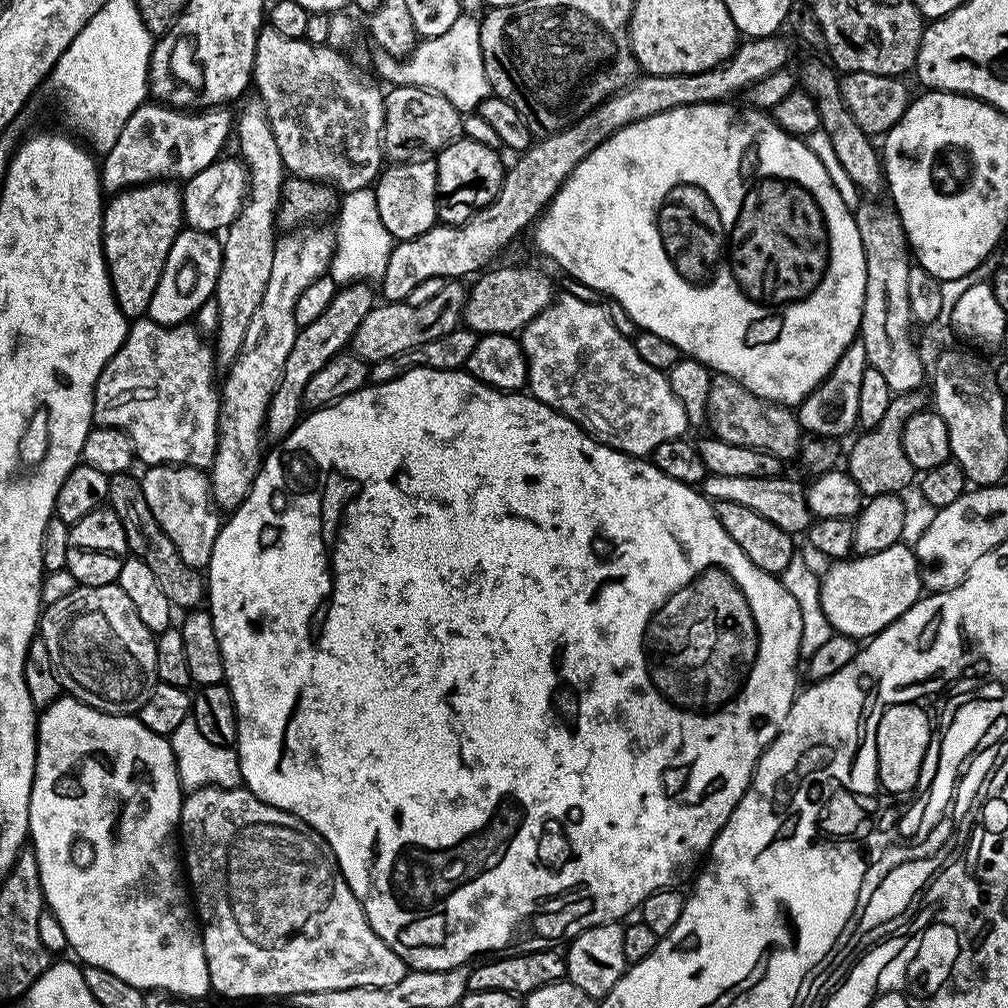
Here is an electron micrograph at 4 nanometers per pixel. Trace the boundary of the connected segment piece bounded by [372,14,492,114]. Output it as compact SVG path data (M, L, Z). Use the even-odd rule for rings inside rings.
M461 14L452 26L433 36L430 40L419 41L411 55L402 59L384 49L377 49L372 58L375 75L393 87L414 85L440 93L462 114L475 111L492 92L485 76L485 63L482 62L479 19L472 14Z

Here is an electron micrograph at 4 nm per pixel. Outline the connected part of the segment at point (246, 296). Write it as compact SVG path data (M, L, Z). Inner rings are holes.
M259 98L251 99L243 101L244 109L240 116L238 112L234 120L234 140L240 143L239 155L248 170L248 194L242 210L222 236L221 272L214 293L214 299L218 302L214 351L216 363L220 366L231 366L238 358L242 342L246 342L246 326L250 326L250 318L254 318L254 310L258 310L258 302L262 302L266 282L270 282L278 239L280 194L286 179L282 154L278 150L278 142L274 142L272 122L266 114L264 103Z

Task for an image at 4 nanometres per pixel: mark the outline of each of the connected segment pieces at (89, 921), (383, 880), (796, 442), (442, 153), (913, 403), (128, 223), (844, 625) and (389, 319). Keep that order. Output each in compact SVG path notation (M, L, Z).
M64 694L39 713L36 726L36 773L30 794L30 818L28 835L30 851L38 858L38 874L44 891L47 911L58 918L58 923L66 933L66 942L81 965L98 970L110 970L110 974L130 982L130 986L141 990L173 992L175 996L201 998L209 995L212 983L206 962L206 950L202 929L194 911L194 900L186 883L186 872L182 867L182 856L178 851L178 829L180 827L180 806L182 789L172 745L154 730L146 727L135 715L115 716L109 712L99 712L86 706L80 700Z
M412 366L412 369L410 369L410 370L409 370L409 372L408 372L408 369L407 369L407 370L404 370L404 371L401 371L401 373L400 373L400 375L398 375L398 376L396 376L396 377L395 377L395 378L393 378L393 379L392 379L392 380L391 380L391 381L390 381L390 382L382 382L382 383L381 383L381 384L373 384L373 383L369 383L369 384L368 384L368 385L367 385L367 386L365 386L365 387L363 387L363 388L360 388L360 389L358 389L358 391L356 391L356 392L355 392L355 393L354 393L354 394L350 394L350 395L349 395L349 396L347 396L347 397L346 397L346 398L342 398L342 399L341 399L341 400L339 400L339 401L338 401L338 402L334 402L334 403L333 403L333 404L331 404L331 405L330 405L330 406L326 406L326 407L325 407L325 408L317 408L317 409L315 409L315 410L312 410L312 411L309 411L309 412L308 412L308 413L307 413L307 415L305 415L305 416L304 416L304 417L303 417L303 419L301 419L301 421L300 421L300 423L299 423L299 424L297 424L297 425L296 425L296 429L295 429L295 430L294 430L294 431L292 431L292 433L290 433L290 435L288 435L288 437L286 437L286 438L285 438L285 439L284 439L284 440L282 440L282 441L279 441L279 444L278 444L278 446L276 446L276 447L273 447L273 448L276 448L276 449L274 449L274 450L273 450L273 452L272 452L272 453L270 453L270 454L269 454L269 456L268 456L268 453L267 453L267 455L265 455L265 456L264 456L264 457L263 457L263 460L262 460L262 467L261 467L261 469L260 469L260 471L259 471L259 472L257 472L257 473L256 473L256 477L255 477L255 478L254 478L254 482L253 482L253 483L252 483L252 489L250 489L250 491L249 491L249 492L248 492L248 497L246 497L246 499L245 499L245 500L244 500L244 501L242 501L242 502L241 502L241 504L240 504L240 505L238 505L238 506L237 506L237 507L236 507L236 511L235 511L235 512L233 512L233 513L231 513L231 515L229 515L229 516L228 516L228 517L227 517L227 519L225 519L225 520L224 520L224 521L223 521L223 523L221 523L221 526L220 526L220 533L219 533L219 534L218 534L218 538L214 538L214 554L210 554L210 562L209 562L209 563L208 563L208 567L207 567L207 569L206 569L206 610L207 610L207 611L208 611L208 612L209 612L209 614L210 614L210 615L211 615L211 616L212 616L212 621L213 621L213 622L214 622L214 634L218 634L218 646L219 646L219 647L220 647L220 649L221 649L221 650L222 650L222 666L223 666L223 667L224 667L224 683L225 683L225 684L227 684L227 685L228 685L228 689L229 689L229 690L230 690L230 694L231 694L231 695L232 695L232 697L233 697L233 698L234 698L234 710L235 710L235 711L236 711L236 742L235 742L235 745L234 745L234 751L235 751L235 754L236 754L236 757L238 757L238 759L240 759L240 779L241 779L241 781L242 781L242 784L243 784L243 787L245 787L245 788L247 788L247 789L248 789L248 791L250 791L250 792L252 792L252 793L254 793L254 794L255 794L255 796L256 796L256 797L258 797L258 798L259 798L259 800L261 800L261 801L262 801L262 802L266 802L266 803L267 803L267 804L269 804L269 805L270 805L270 806L274 806L274 807L275 807L275 808L277 808L277 809L278 809L278 810L286 810L286 811L287 811L287 812L289 812L289 813L290 813L290 814L294 814L294 815L295 815L295 816L296 816L296 817L297 817L297 818L298 818L298 819L300 819L300 822L301 822L301 824L303 824L303 825L305 825L305 826L307 826L307 827L309 827L309 828L311 828L311 829L312 829L312 831L313 831L313 832L315 832L315 833L316 833L316 835L317 835L317 836L320 836L320 837L322 837L322 838L323 838L323 840L324 840L324 841L325 841L325 842L326 842L326 843L327 843L327 844L329 844L329 845L330 845L330 846L331 846L331 847L332 847L332 853L333 853L333 854L334 854L334 858L335 858L335 859L336 859L336 861L337 861L337 862L338 862L338 866L339 866L339 867L340 867L340 873L341 873L341 874L342 874L342 875L343 875L343 876L344 876L344 877L345 877L345 878L346 878L346 882L347 882L347 883L348 883L348 885L349 885L349 886L350 886L350 890L351 890L351 891L352 891L352 893L354 893L354 895L356 895L356 897L357 897L357 898L358 898L358 902L359 902L359 903L360 903L360 905L361 905L361 906L362 906L362 910L363 910L363 911L364 911L364 913L365 913L365 914L366 914L366 918L367 918L367 919L368 919L368 921L369 921L369 922L370 922L370 926L371 926L371 927L372 927L372 929L373 929L373 930L374 930L374 931L376 931L376 933L377 933L377 934L378 934L378 938L382 938L382 942L386 942L386 946L390 946L390 950L394 950L394 954L398 954L398 958L402 958L402 959L403 959L403 960L404 960L404 962L405 962L405 964L407 964L407 965L408 965L408 967L409 967L409 969L412 969L412 970L415 970L415 971L418 971L418 972L425 972L425 971L426 971L426 970L450 970L450 969L451 969L451 968L458 968L458 967L461 967L461 966L464 966L464 965L467 965L467 964L468 964L468 963L469 963L469 962L468 962L468 961L467 961L467 960L472 960L472 959L473 959L473 960L472 960L472 961L475 961L475 960L476 960L476 959L477 959L477 958L480 958L480 957L483 957L483 956L484 956L484 955L485 955L485 954L500 954L500 953L503 953L503 952L504 952L504 951L505 951L505 949L507 949L507 948L504 948L504 947L506 947L506 946L507 946L507 944L508 944L508 943L510 943L510 942L511 942L511 940L512 940L512 939L514 939L514 938L515 938L515 936L516 936L516 931L518 931L518 930L519 930L519 928L520 928L520 927L522 927L522 926L523 926L523 924L524 924L524 923L526 923L526 922L527 922L527 920L532 920L532 924L533 924L533 926L534 926L534 927L536 927L536 932L537 932L537 934L538 934L538 935L540 935L540 936L541 936L541 938L542 938L542 939L544 939L544 940L541 940L541 941L544 941L544 942L552 942L552 941L548 941L548 940L556 940L556 939L558 939L558 938L559 938L559 936L561 936L561 938L562 938L562 939L564 939L564 942L568 942L568 941L571 941L571 939L572 939L572 937L574 937L574 936L577 936L577 934L578 934L578 933L579 933L579 932L584 932L584 931L585 931L585 930L586 930L586 929L588 929L588 928L589 928L589 927L590 927L590 926L598 926L598 925L599 925L599 924L610 924L610 923L613 923L613 922L620 922L620 921L623 921L623 920L624 920L624 919L625 919L625 917L623 917L623 916L624 916L624 915L626 915L626 914L627 914L627 912L632 912L632 913L635 913L635 912L636 912L636 911L637 911L637 909L639 909L639 906L640 906L640 903L641 903L641 902L642 902L642 901L644 901L644 899L645 899L645 898L646 898L646 897L647 897L647 896L649 896L649 895L650 895L650 894L654 894L654 893L655 893L655 892L657 892L657 891L658 891L658 890L662 890L662 889L663 889L663 888L671 888L671 887L673 887L673 885L675 885L675 884L676 884L676 883L677 883L677 881L676 881L676 879L678 879L678 878L679 878L679 876L680 876L680 872L684 872L684 871L686 871L686 870L687 870L687 868L688 868L688 867L690 867L690 866L691 866L691 864L692 864L692 863L694 863L694 862L695 862L695 860L696 860L696 859L698 859L698 858L699 858L699 856L700 856L700 859L701 859L701 857L703 857L703 856L704 856L704 855L705 855L705 853L707 853L707 851L708 851L708 849L709 849L709 848L711 848L711 846L712 846L712 843L713 843L713 842L714 842L714 838L715 838L715 837L716 837L716 835L717 835L717 834L719 834L719 832L721 832L721 831L722 831L722 830L723 830L723 829L724 829L724 827L725 827L725 826L726 826L726 822L727 822L727 821L728 821L728 819L729 819L729 818L730 818L730 814L731 814L731 813L732 813L732 811L734 811L734 810L735 810L735 809L736 809L736 807L737 807L737 806L738 806L738 802L739 802L739 801L740 801L740 799L742 799L742 797L743 797L743 796L744 796L744 791L745 791L745 790L747 790L747 789L748 789L748 783L750 783L750 782L751 782L751 780L752 780L752 775L753 775L753 774L754 774L754 770L755 770L755 769L756 769L756 764L757 764L757 763L758 763L758 761L760 761L760 756L761 756L761 754L763 754L763 752L764 752L764 750L765 750L765 748L767 748L767 746L768 746L768 743L770 743L770 742L771 742L771 740L772 740L772 739L773 739L773 738L774 738L774 737L775 737L775 736L777 736L777 734L778 734L778 733L779 733L779 732L780 732L780 727L781 727L781 726L783 726L783 725L784 725L784 723L785 723L785 722L786 722L786 718L787 718L787 717L788 717L788 711L789 711L789 710L790 710L790 706L791 706L791 705L792 705L792 701L793 701L793 700L795 700L795 699L796 699L796 697L797 697L797 695L798 695L798 687L797 687L797 688L796 688L796 663L798 663L798 662L799 662L799 663L801 663L801 660L802 660L802 657L801 657L801 655L800 655L800 652L799 652L799 639L800 639L800 638L802 638L802 632L803 632L803 618L802 618L802 614L801 614L801 613L800 613L800 608L799 608L799 606L798 606L798 604L797 604L797 603L796 603L796 602L795 602L795 600L794 600L794 598L792 598L792 597L791 597L791 596L790 596L790 594L789 594L789 593L788 593L788 592L787 592L787 590L785 590L785 589L784 589L784 587L783 587L783 585L782 585L782 584L781 584L781 581L780 581L780 580L779 580L779 579L777 579L777 577L776 577L776 576L775 576L775 575L773 575L773 573L771 573L771 572L763 572L763 571L762 571L762 569L761 569L761 568L759 568L759 567L758 567L758 566L754 566L754 562L750 562L750 558L746 558L746 554L742 554L742 549L740 549L740 548L739 548L739 546L738 546L738 542L734 542L734 538L730 538L730 534L726 534L726 530L722 530L722 522L718 522L718 518L717 518L717 517L716 517L716 510L715 510L715 507L714 507L714 504L713 504L713 501L711 501L711 500L709 500L709 499L708 499L708 497L707 497L707 496L705 496L705 495L703 495L703 494L701 494L701 493L700 493L700 492L699 492L699 491L697 491L697 489L696 489L696 488L695 488L695 487L693 487L693 485L691 485L691 484L683 484L683 483L682 483L682 482L674 482L674 478L666 478L666 474L662 474L662 470L658 470L658 466L654 466L654 465L653 465L653 464L652 464L652 462L651 462L651 459L648 459L648 458L645 458L645 457L642 457L642 456L631 456L631 455L630 455L630 454L626 454L626 453L625 453L625 452L620 452L620 451L619 451L619 450L618 450L618 449L616 449L616 448L612 448L612 447L610 447L610 445L609 445L609 444L603 444L603 443L602 443L602 441L600 441L600 440L598 440L598 439L596 439L596 437L595 437L595 436L589 436L589 435L588 435L588 433L587 433L587 432L585 432L585 431L584 431L584 429L583 429L583 428L581 428L581 427L580 427L580 425L578 425L578 424L575 424L575 423L574 423L574 422L573 422L573 421L572 421L572 419L570 419L570 417L568 417L568 416L563 416L563 415L562 415L562 414L561 414L561 413L560 413L560 412L557 412L557 411L556 411L556 409L555 409L555 408L551 408L551 407L550 407L550 406L546 406L546 405L545 405L545 404L543 404L543 403L542 403L542 402L541 402L541 400L535 400L535 399L534 399L534 397L533 397L533 396L531 396L531 394L525 394L525 393L524 393L524 392L523 392L523 391L518 391L518 392L501 392L501 391L500 391L500 389L498 389L498 388L492 388L492 387L491 387L491 386L490 386L490 385L489 385L489 384L483 384L483 383L482 383L482 381L481 381L481 380L476 380L476 379L474 379L474 377L473 377L473 376L471 376L471 374L470 374L470 373L469 373L469 372L468 372L468 371L466 371L466 370L457 370L457 371L454 371L454 372L451 372L451 371L450 371L450 370L434 370L434 369L433 369L433 368L426 368L426 367L423 367L423 366Z
M713 375L708 399L707 427L712 428L711 435L715 439L730 442L730 446L750 446L759 452L774 454L774 458L778 458L781 462L795 461L800 455L802 429L797 413L791 407L758 398L750 390L746 390L746 386L734 382L734 378L729 376Z
M467 138L445 144L436 153L436 218L439 223L464 224L475 212L494 202L506 171L500 154L495 148Z
M924 390L915 392L901 392L893 395L890 406L886 406L886 415L878 426L861 431L860 437L852 444L852 449L846 452L846 471L854 482L858 482L860 491L865 497L878 494L900 494L904 487L914 480L914 470L910 466L910 458L906 458L906 450L902 450L902 430L906 426L906 420L915 412L925 411L926 403L930 400L929 393Z
M154 180L126 192L117 192L105 203L102 222L104 258L108 261L114 298L124 316L144 318L149 315L170 246L183 224L182 188L176 182Z
M901 542L882 550L873 556L856 556L846 560L829 563L828 573L823 573L820 581L821 610L832 627L833 633L853 638L871 638L877 636L883 628L893 624L899 616L906 614L922 595L920 583L920 563L916 561L915 551Z
M445 282L442 290L427 302L410 304L407 302L380 302L372 307L370 314L362 318L362 326L354 334L350 348L358 358L369 362L396 360L403 352L411 353L434 338L442 338L461 327L462 313L466 299L465 285L460 282Z

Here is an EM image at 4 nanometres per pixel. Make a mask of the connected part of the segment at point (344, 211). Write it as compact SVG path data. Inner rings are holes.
M367 187L343 193L338 204L339 212L340 221L334 224L336 249L332 255L332 265L328 267L327 275L331 276L333 282L338 286L372 282L368 280L383 281L394 241L390 230L386 230L386 226L382 222L382 214L378 214L375 191L371 187Z

